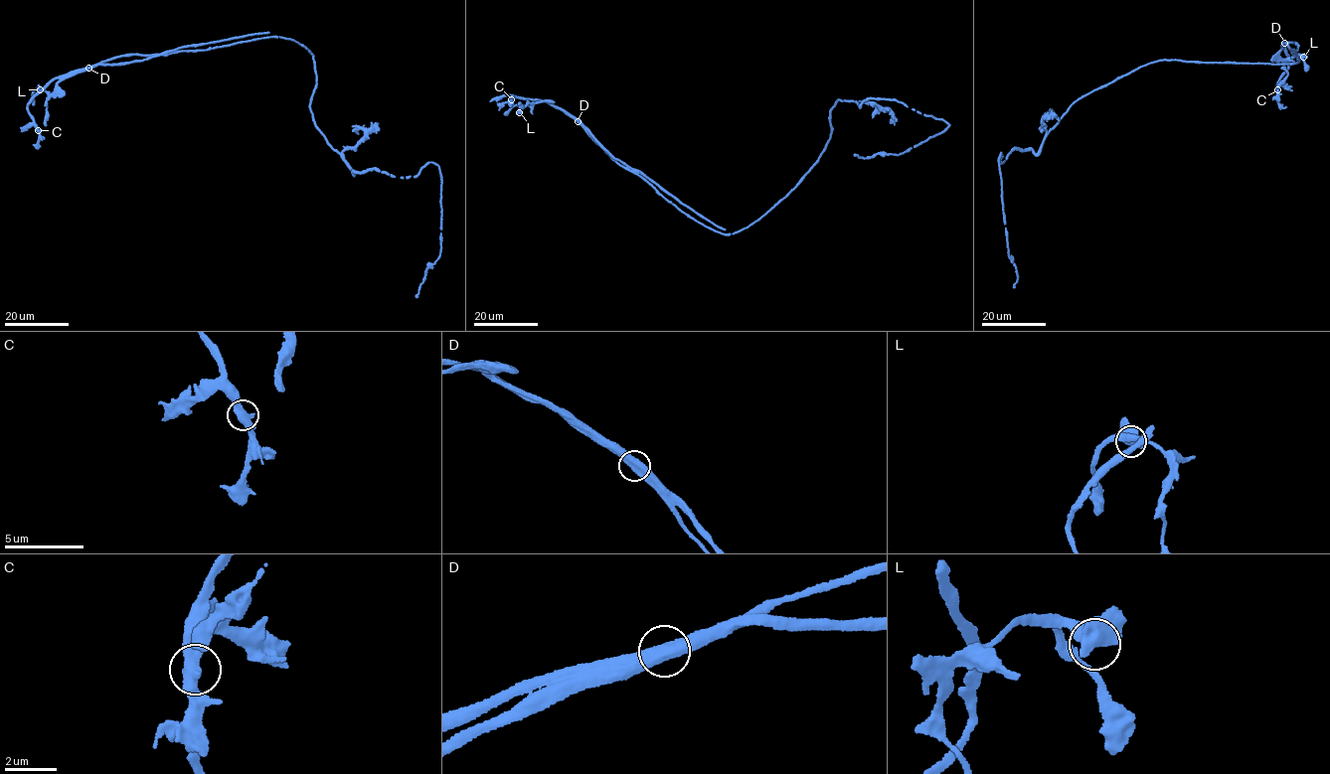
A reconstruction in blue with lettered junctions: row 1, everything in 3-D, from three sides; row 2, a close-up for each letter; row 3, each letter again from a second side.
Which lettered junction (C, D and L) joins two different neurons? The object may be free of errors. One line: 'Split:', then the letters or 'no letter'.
Split: D

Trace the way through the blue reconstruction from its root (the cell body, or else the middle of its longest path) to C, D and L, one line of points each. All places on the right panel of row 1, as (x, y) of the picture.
C: (1175, 60), (1298, 63), (1287, 42), (1283, 45), (1288, 68), (1280, 78), (1277, 89)
D: (1175, 60), (1298, 63), (1294, 51), (1284, 43)
L: (1175, 60), (1298, 63), (1296, 54), (1284, 42), (1280, 58), (1298, 54), (1303, 57)

